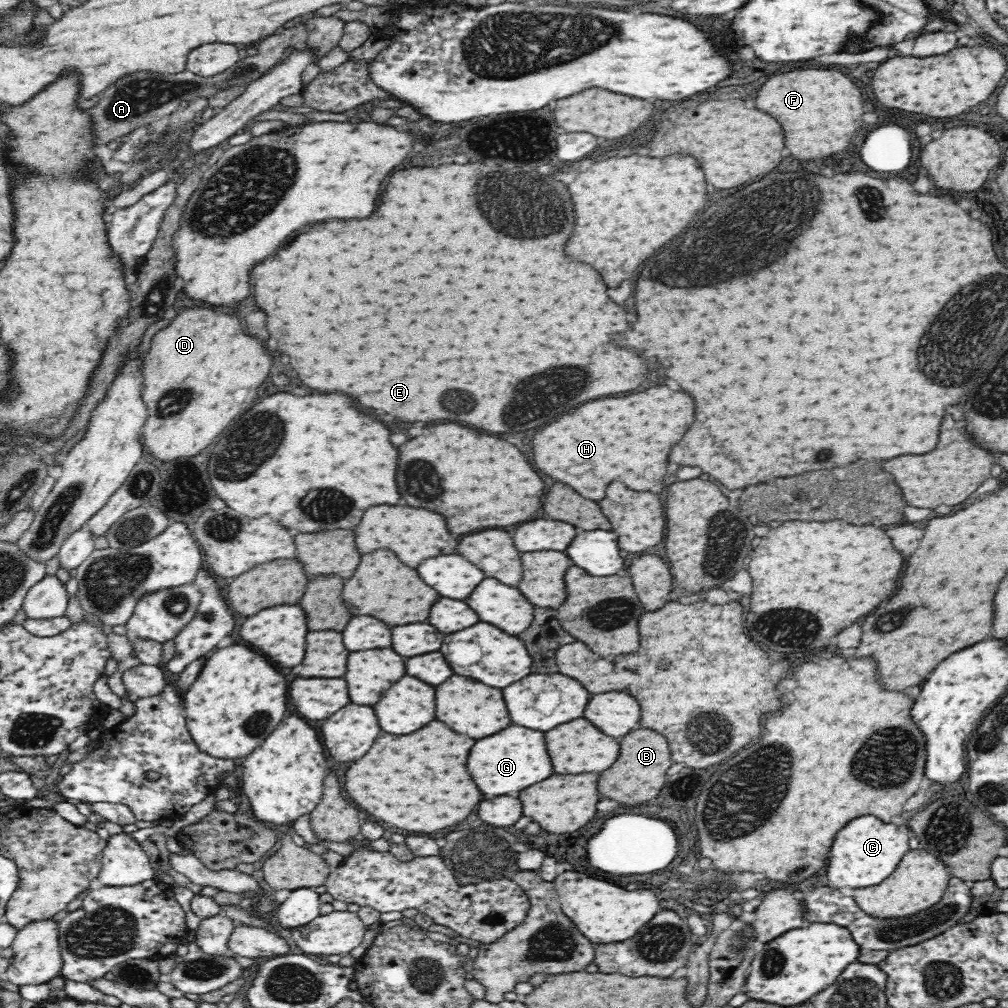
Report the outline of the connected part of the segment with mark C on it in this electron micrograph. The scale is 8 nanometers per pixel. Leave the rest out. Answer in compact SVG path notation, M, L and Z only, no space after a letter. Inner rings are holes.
M860 816L850 820L850 824L846 824L842 832L836 834L828 856L826 872L829 886L833 889L842 886L864 889L880 884L894 872L902 856L908 852L908 840L910 840L910 830L906 826L884 824L876 816Z

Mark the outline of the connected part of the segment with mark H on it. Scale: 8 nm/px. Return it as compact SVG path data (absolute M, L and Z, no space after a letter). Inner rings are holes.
M656 386L648 388L646 392L630 394L624 398L604 398L604 400L592 400L576 408L574 412L558 418L556 422L548 424L542 432L538 432L532 440L534 448L534 466L542 470L544 474L572 486L582 496L590 500L602 500L606 496L606 488L612 480L624 482L628 488L644 492L652 490L656 484L656 478L662 478L658 472L664 474L668 452L688 426L694 422L694 402L684 392L674 392L668 386Z

